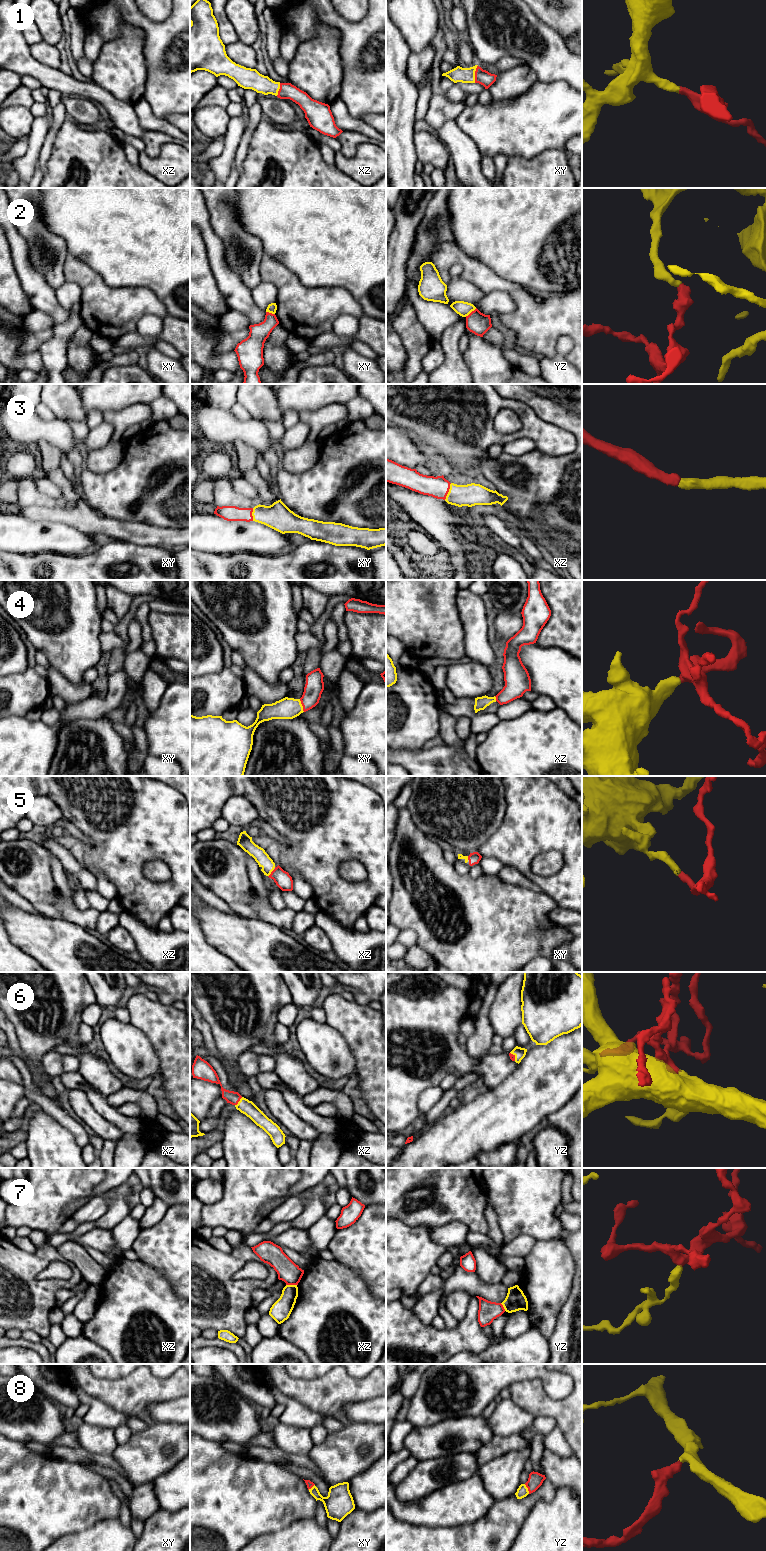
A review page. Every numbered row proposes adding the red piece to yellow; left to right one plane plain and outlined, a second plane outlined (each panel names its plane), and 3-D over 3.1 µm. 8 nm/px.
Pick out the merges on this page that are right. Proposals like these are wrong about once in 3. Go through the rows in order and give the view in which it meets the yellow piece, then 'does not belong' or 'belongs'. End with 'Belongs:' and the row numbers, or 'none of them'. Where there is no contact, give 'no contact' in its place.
1: xy | belongs
2: yz | does not belong
3: xz | belongs
4: xy | belongs
5: xz | belongs
6: xz | belongs
7: xz | does not belong
8: yz | belongs
Belongs: 1, 3, 4, 5, 6, 8

